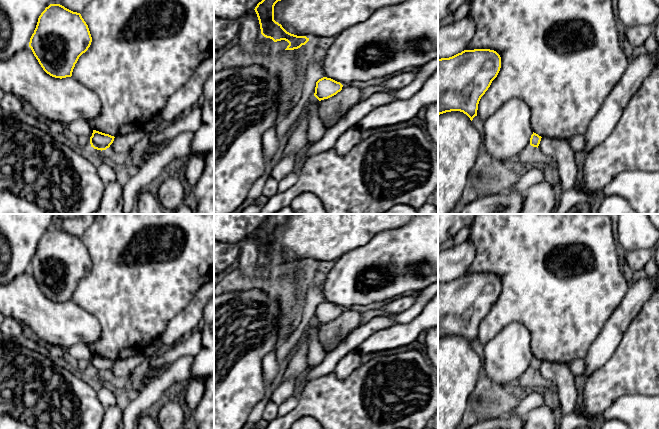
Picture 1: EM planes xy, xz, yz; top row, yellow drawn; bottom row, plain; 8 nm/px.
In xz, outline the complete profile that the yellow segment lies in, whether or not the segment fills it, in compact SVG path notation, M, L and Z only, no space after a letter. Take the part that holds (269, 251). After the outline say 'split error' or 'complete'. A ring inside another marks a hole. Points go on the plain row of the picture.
M269 214L264 223L257 228L257 238L261 258L274 266L285 264L289 267L285 274L294 274L305 269L309 262L287 256L281 248L274 244L274 230L278 225L285 224L291 214Z | complete

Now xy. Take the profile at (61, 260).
M50 228L38 242L29 271L47 298L62 303L72 300L75 288L91 266L88 249L80 237Z | complete

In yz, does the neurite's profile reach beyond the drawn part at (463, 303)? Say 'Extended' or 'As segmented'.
As segmented

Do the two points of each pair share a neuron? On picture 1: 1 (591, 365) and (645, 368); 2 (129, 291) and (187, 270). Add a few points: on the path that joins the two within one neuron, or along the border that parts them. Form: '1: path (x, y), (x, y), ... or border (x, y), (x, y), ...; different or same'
1: border (615, 348), (612, 355), (586, 379); different
2: path (143, 277), (150, 270), (173, 270); same

